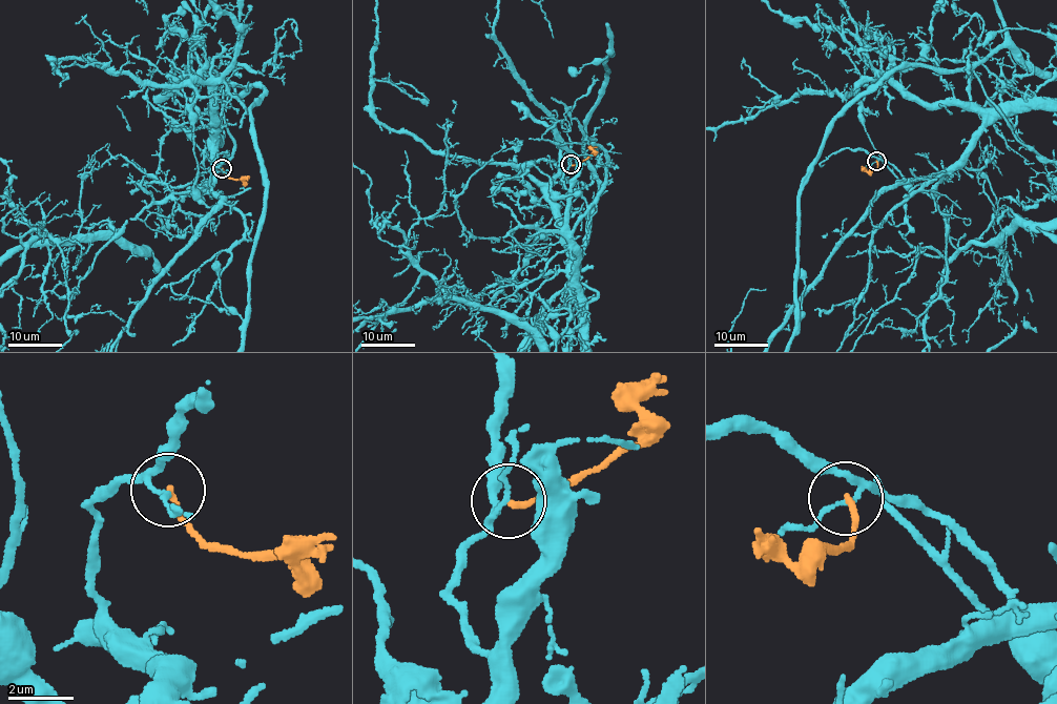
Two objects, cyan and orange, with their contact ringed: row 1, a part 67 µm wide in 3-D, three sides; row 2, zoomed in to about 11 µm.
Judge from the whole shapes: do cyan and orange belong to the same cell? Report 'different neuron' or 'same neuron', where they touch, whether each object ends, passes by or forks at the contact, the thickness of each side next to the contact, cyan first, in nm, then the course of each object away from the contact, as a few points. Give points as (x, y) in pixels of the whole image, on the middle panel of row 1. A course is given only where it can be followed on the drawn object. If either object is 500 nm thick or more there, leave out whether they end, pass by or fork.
different neuron; place (571, 164); cyan passes by; orange ends; calibres 100 and 180 nm; course cyan (570, 165), (562, 181), (567, 192), (566, 233), (577, 249), (571, 288), (579, 302); course orange (572, 165), (584, 161), (597, 144)

